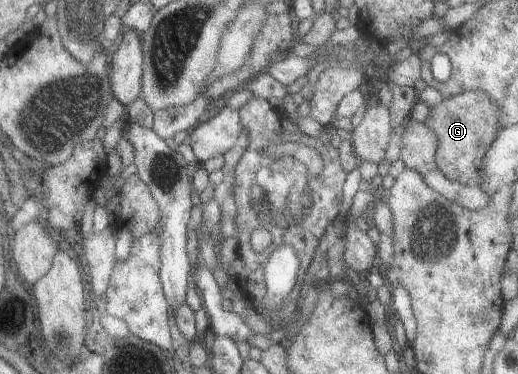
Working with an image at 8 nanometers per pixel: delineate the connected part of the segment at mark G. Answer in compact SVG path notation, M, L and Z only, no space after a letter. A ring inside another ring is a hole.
M467 90L442 98L424 120L425 127L435 134L434 162L437 169L451 182L468 186L480 184L482 157L498 132L497 106L479 90Z

